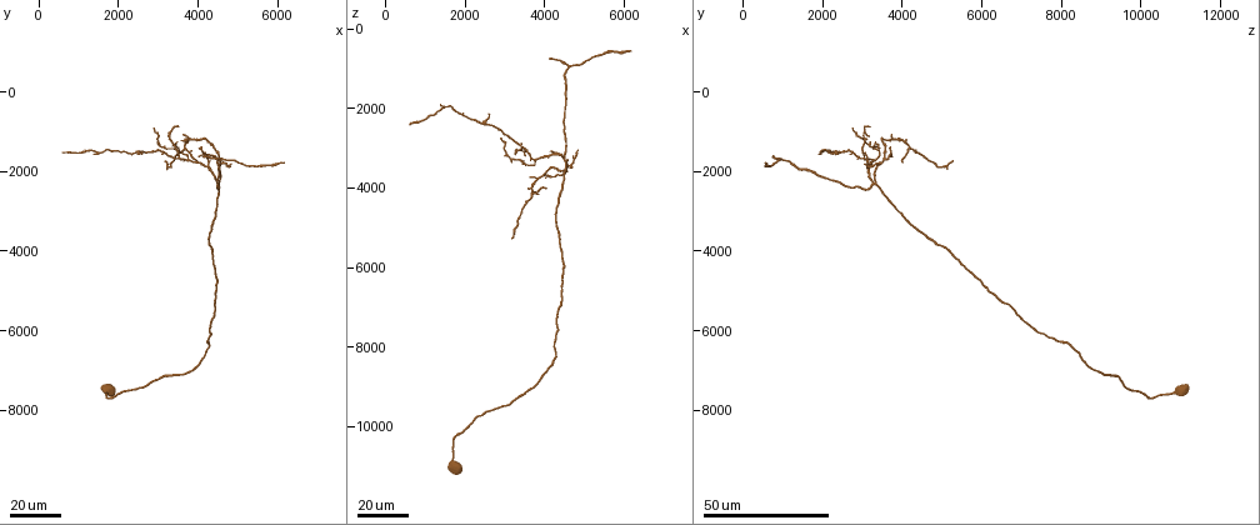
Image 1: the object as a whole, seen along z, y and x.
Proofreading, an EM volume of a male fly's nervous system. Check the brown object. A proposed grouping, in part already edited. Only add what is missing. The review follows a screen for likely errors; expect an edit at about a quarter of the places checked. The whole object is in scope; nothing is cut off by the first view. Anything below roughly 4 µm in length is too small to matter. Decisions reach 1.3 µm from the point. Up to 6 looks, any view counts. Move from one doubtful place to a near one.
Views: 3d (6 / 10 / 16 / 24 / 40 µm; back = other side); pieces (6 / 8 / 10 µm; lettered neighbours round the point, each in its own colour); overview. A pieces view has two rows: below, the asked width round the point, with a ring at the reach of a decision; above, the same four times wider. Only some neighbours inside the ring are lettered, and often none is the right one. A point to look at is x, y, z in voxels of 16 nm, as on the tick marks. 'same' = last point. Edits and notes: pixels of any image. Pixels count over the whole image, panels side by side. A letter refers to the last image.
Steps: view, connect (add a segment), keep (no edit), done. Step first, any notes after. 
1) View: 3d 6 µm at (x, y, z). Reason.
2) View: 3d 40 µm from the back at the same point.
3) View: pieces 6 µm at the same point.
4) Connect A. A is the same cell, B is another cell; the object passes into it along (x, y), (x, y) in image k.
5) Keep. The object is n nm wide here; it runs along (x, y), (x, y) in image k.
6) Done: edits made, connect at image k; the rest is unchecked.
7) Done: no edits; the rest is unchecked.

View: 3d 24 µm at (3150, 1800, 5250). Thin end.

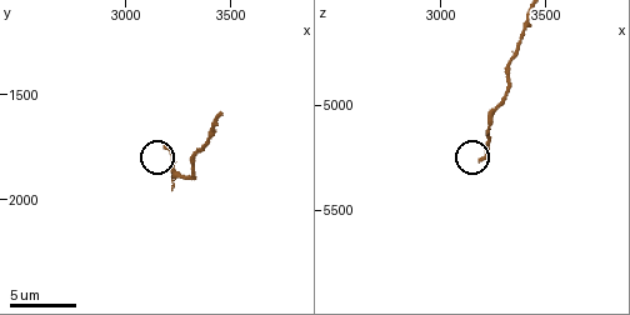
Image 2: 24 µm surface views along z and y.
View: pieces 6 µm at (3180, 1750, 5260).

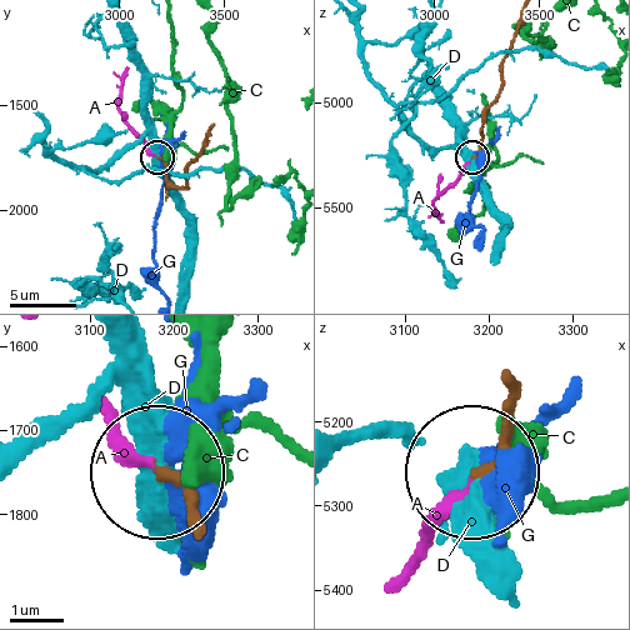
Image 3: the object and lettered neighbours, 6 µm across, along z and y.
Connect A. A is the same cell, C, D and G are other cells; the object passes into it along (194, 523), (109, 415) in image 3; it goes on there.

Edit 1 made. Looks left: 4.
View: overview.

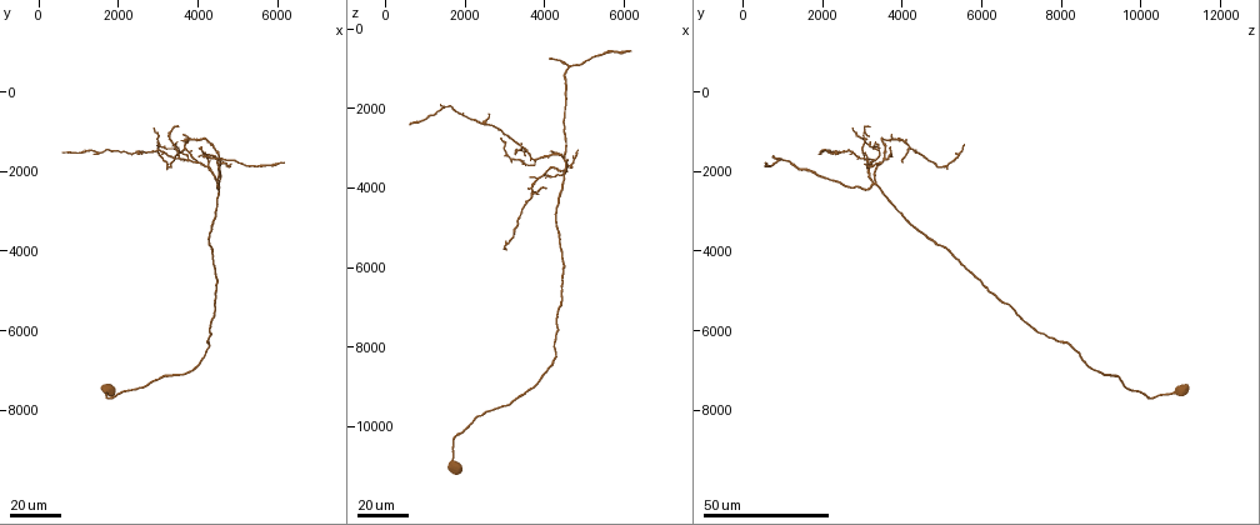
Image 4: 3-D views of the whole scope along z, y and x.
View: 3d 40 µm at (4100, 1650, 700). Free end.

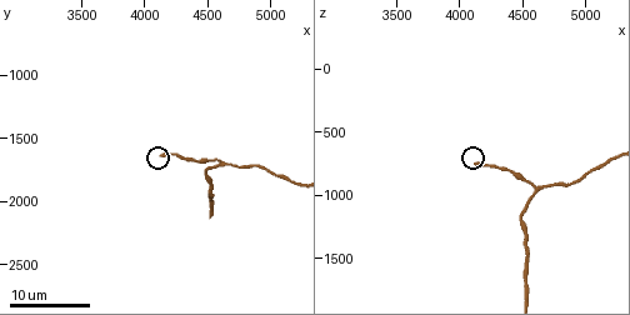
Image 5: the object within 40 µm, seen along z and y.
View: pieces 10 µm at (4120, 1640, 760).

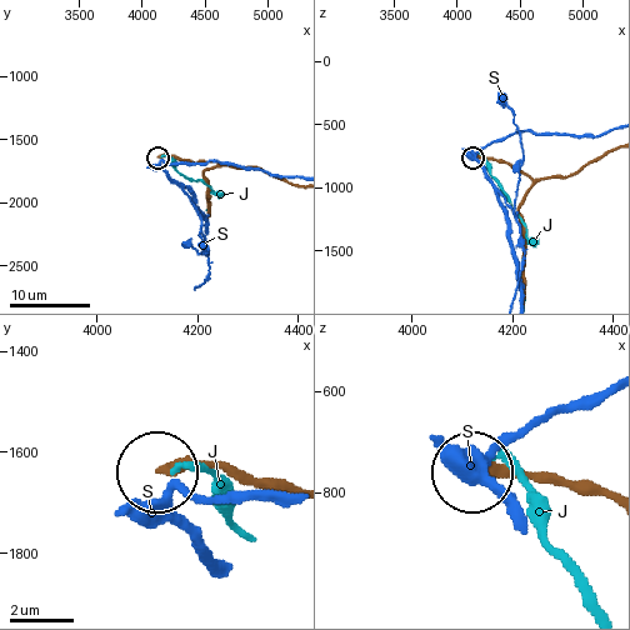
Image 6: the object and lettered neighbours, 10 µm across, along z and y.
Keep. The object is 330 nm wide here; J and S are other cells; it runs along (294, 485), (238, 469), (160, 469) in image 6; no lettered segment goes on from it.

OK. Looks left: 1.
Done: edits made, connect at image 3; the rest is unchecked.

